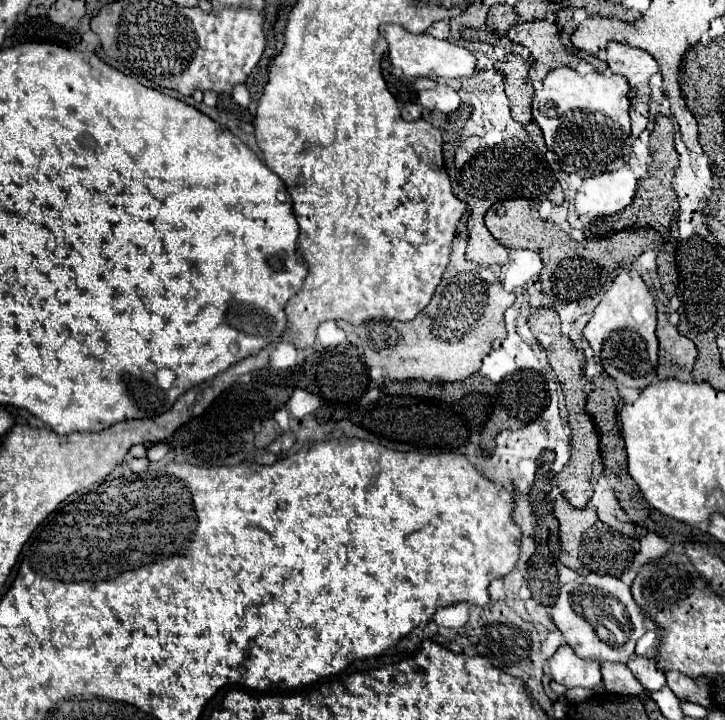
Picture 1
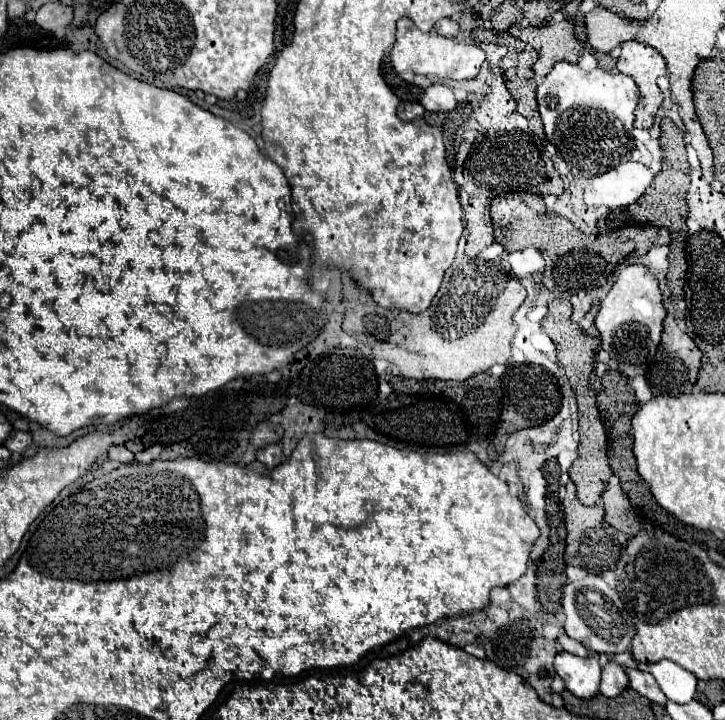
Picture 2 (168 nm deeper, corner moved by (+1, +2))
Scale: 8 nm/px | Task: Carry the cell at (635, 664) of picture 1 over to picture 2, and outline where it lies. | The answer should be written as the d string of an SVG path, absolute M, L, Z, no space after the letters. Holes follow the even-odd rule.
M659 660L655 664L639 664L639 670L651 672L655 676L659 688L663 690L663 694L669 700L673 700L677 704L687 704L695 698L695 692L689 694L689 688L691 688L691 684L693 684L693 688L697 686L697 678L691 672L687 672L685 668L681 668L679 664L675 664L671 660Z

